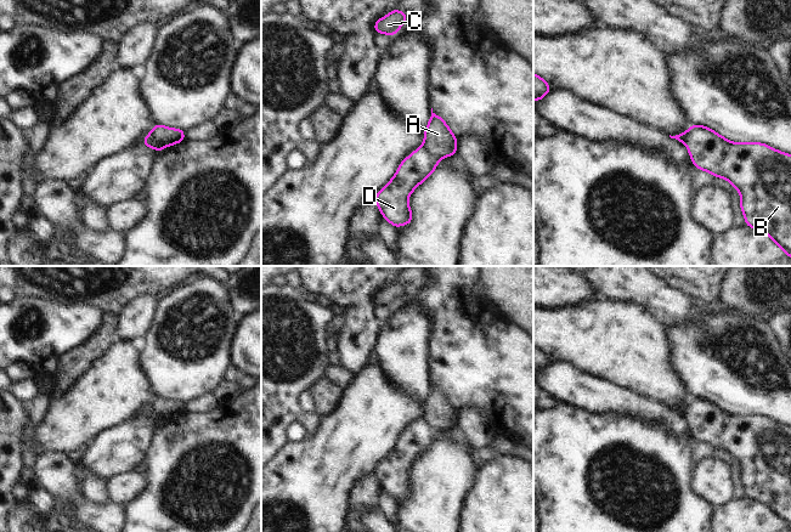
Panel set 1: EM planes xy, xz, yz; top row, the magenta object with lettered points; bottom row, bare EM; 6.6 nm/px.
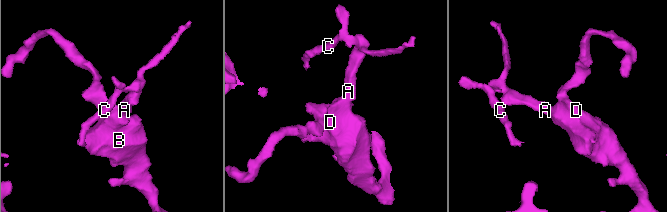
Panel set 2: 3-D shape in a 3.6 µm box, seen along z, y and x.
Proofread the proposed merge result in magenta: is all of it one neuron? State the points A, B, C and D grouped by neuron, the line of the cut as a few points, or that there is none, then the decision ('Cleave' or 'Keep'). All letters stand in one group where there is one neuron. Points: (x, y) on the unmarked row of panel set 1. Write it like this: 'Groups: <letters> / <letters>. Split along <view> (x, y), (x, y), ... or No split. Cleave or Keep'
Groups: A C / B D. Split along xy (152, 403), (152, 411), (162, 419). Cleave.

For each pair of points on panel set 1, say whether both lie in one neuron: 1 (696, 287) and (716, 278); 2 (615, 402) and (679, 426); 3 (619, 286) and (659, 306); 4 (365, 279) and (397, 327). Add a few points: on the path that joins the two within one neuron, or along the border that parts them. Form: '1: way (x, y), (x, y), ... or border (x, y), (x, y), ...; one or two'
1: way (701, 286), (711, 283); one
2: way (631, 406), (664, 417); one
3: way (628, 286), (638, 286), (649, 296); one
4: border (384, 324), (374, 351); two

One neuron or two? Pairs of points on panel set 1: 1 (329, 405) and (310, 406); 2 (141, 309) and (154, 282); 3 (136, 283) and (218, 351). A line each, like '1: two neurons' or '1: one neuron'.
1: two neurons
2: two neurons
3: two neurons

